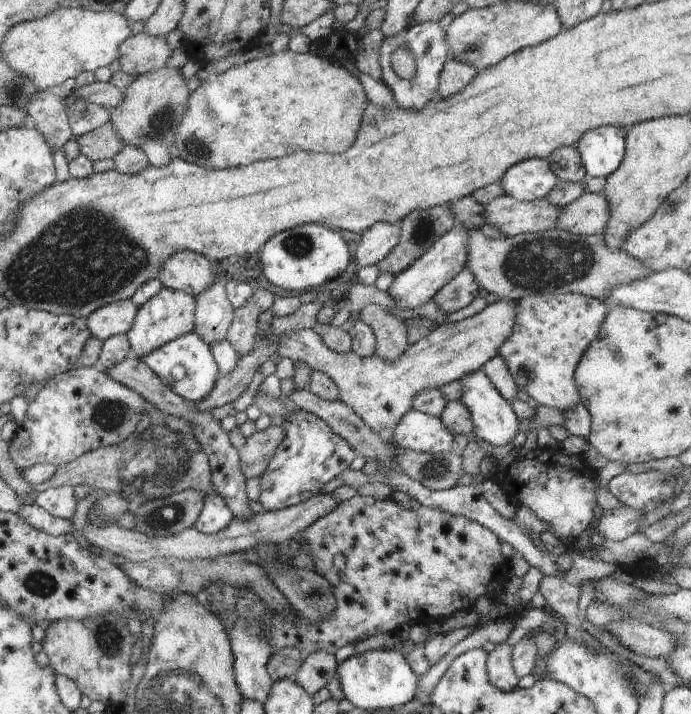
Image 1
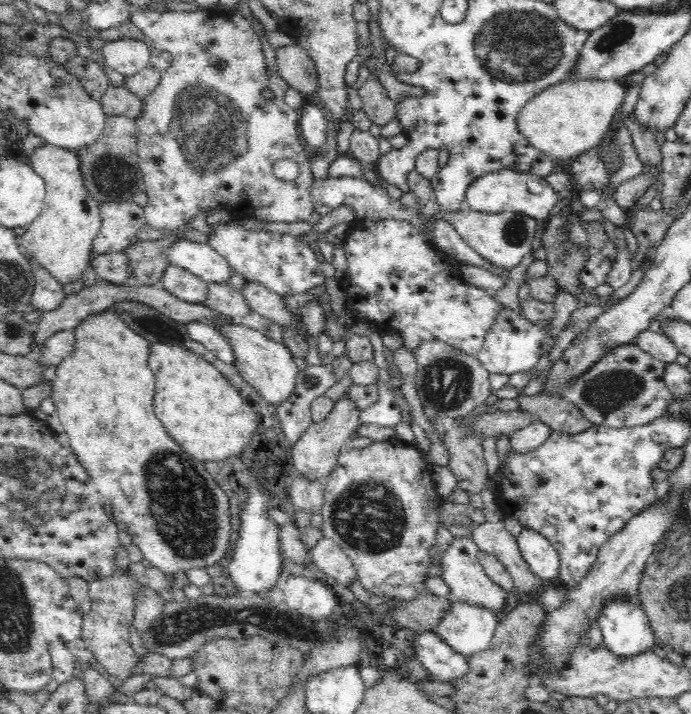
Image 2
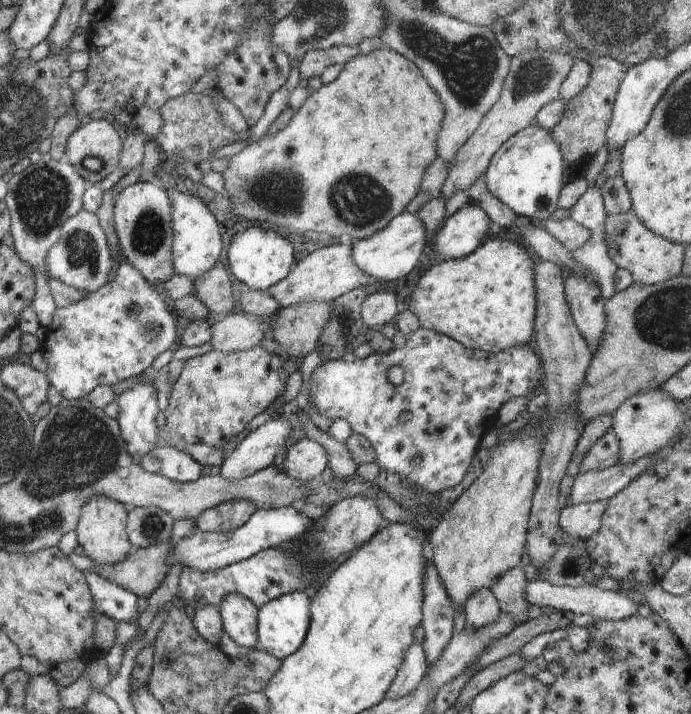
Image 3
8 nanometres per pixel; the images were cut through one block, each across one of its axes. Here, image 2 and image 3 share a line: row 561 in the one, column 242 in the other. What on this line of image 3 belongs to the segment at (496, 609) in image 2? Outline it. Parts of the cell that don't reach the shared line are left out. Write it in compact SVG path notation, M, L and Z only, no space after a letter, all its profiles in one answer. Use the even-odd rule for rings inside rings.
M275 414L271 420L267 420L265 424L261 424L257 430L247 432L247 436L239 442L239 446L235 450L231 450L231 454L223 460L223 464L219 466L219 474L227 480L241 480L241 478L249 478L251 474L257 474L269 466L273 466L273 458L277 454L277 450L281 446L289 444L289 436L291 436L291 422L279 414Z

